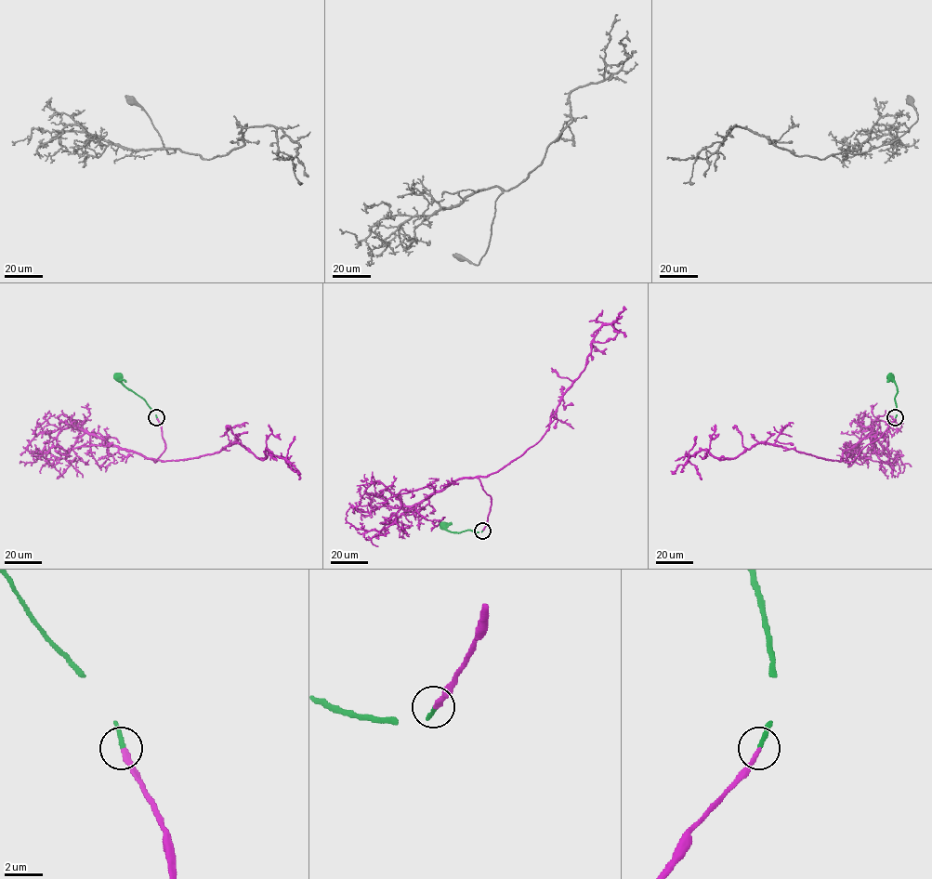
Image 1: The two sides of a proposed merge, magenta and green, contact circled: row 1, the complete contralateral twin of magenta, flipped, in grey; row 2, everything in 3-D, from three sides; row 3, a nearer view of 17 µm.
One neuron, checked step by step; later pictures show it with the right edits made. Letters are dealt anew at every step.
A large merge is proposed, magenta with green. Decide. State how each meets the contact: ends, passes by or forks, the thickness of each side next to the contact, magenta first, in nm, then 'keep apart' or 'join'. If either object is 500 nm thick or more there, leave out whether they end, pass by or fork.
magenta ends; green ends; calibres 280 and 220 nm; join

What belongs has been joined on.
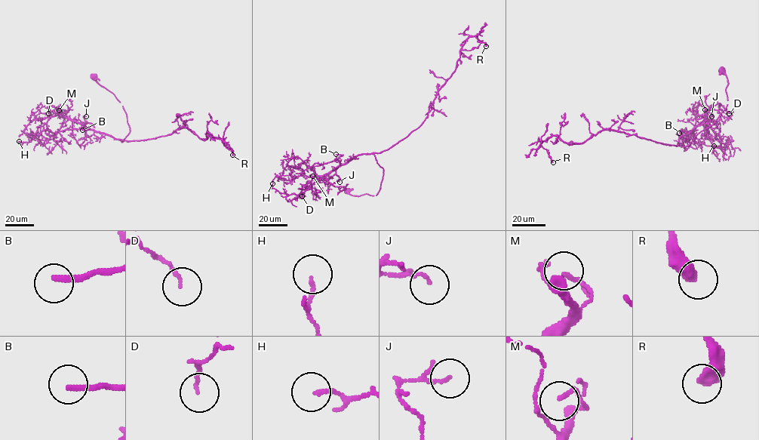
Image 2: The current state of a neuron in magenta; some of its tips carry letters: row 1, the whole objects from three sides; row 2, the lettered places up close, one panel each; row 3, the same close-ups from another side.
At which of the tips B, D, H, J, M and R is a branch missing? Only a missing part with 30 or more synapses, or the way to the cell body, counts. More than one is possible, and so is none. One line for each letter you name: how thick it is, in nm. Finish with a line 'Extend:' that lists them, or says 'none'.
Extend: none

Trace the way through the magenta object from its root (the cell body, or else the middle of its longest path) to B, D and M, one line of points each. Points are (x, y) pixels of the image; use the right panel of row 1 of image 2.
B: (722, 69), (728, 82), (726, 109), (688, 145), (680, 146), (678, 140), (690, 132), (681, 129), (679, 133)
D: (722, 69), (728, 82), (726, 107), (688, 145), (678, 143), (711, 105), (719, 103), (729, 113)
M: (722, 69), (728, 82), (726, 107), (688, 145), (680, 146), (679, 139), (704, 118), (705, 109)

